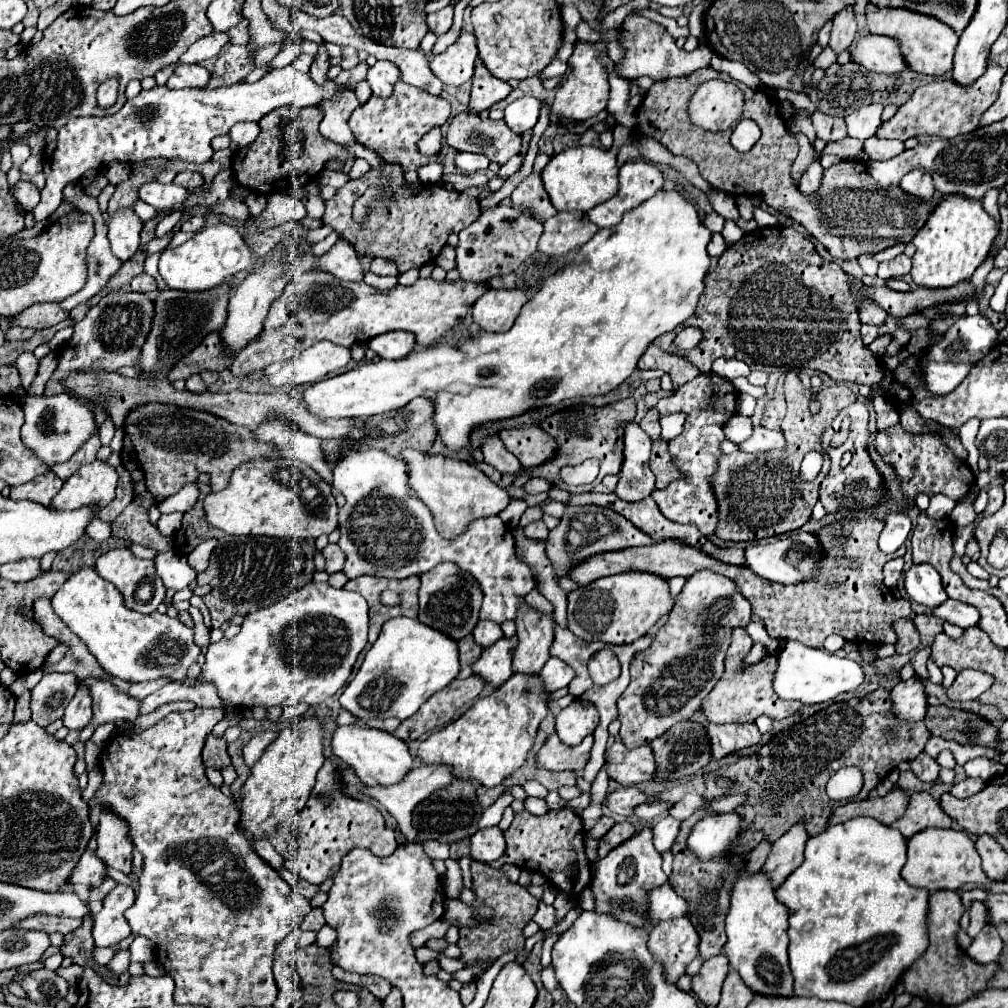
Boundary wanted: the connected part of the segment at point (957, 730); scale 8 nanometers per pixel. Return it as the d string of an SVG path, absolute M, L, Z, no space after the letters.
M936 696L928 698L928 714L926 726L932 736L940 736L944 740L954 740L958 744L984 746L992 752L1000 752L1000 730L996 722L988 722L974 712L948 708L940 704Z

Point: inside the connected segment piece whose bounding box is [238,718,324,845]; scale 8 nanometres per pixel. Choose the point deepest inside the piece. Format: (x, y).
(281, 781)

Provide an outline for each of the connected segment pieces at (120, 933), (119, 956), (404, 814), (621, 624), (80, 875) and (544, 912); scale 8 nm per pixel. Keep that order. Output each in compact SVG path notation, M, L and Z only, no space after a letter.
M118 884L104 898L102 910L94 916L92 936L96 946L118 946L120 940L130 936L130 926L124 918L124 912L134 904L136 890L132 886Z
M118 950L116 956L110 960L108 968L110 968L114 974L122 974L122 972L126 972L128 962L130 962L130 952L128 952L128 950Z
M426 764L426 766L420 766L420 768L412 768L404 780L400 780L398 784L394 786L388 786L388 788L382 788L382 786L376 786L376 788L364 788L366 794L370 794L372 798L376 798L398 822L398 828L404 832L406 840L412 842L416 838L416 832L412 828L412 810L416 808L418 802L422 802L424 798L436 794L440 788L452 784L456 780L456 776L452 774L452 768L450 766L440 766L440 764Z
M624 572L598 578L568 594L568 630L586 642L602 640L606 644L630 644L644 636L674 606L666 578L644 572Z
M86 850L78 862L78 866L74 868L72 876L70 876L70 884L92 884L92 886L100 886L106 878L108 866L104 866L104 862L100 862L96 850Z
M540 900L538 910L536 910L536 914L534 914L534 922L538 922L540 928L544 928L544 930L554 928L554 926L556 926L556 908L554 908L554 906L548 906L548 904L544 904L544 902Z

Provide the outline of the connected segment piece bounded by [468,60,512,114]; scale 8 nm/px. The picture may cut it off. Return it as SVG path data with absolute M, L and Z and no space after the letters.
M476 60L476 72L472 78L472 96L470 96L470 104L468 104L470 114L484 114L496 102L504 100L510 92L512 92L512 88L508 86L508 82L492 78L492 74L488 74L488 70L484 70L484 64L480 64L480 60Z

